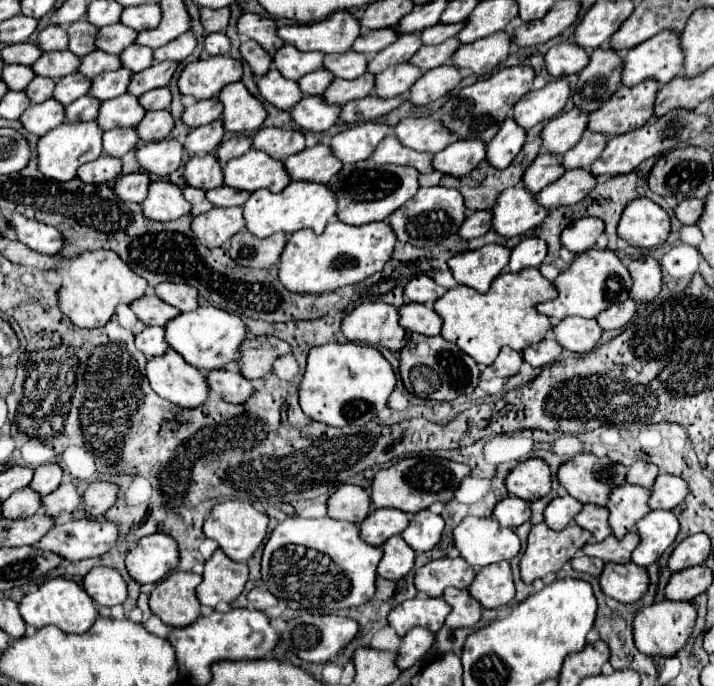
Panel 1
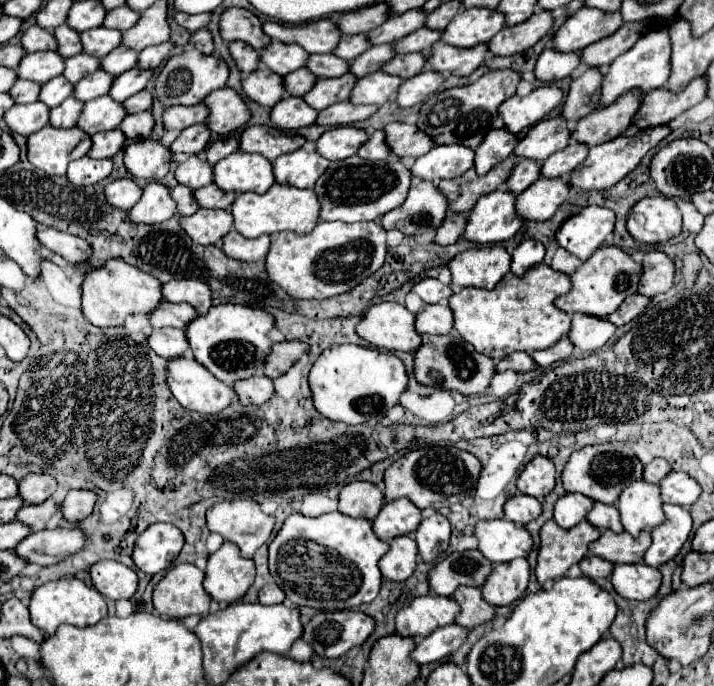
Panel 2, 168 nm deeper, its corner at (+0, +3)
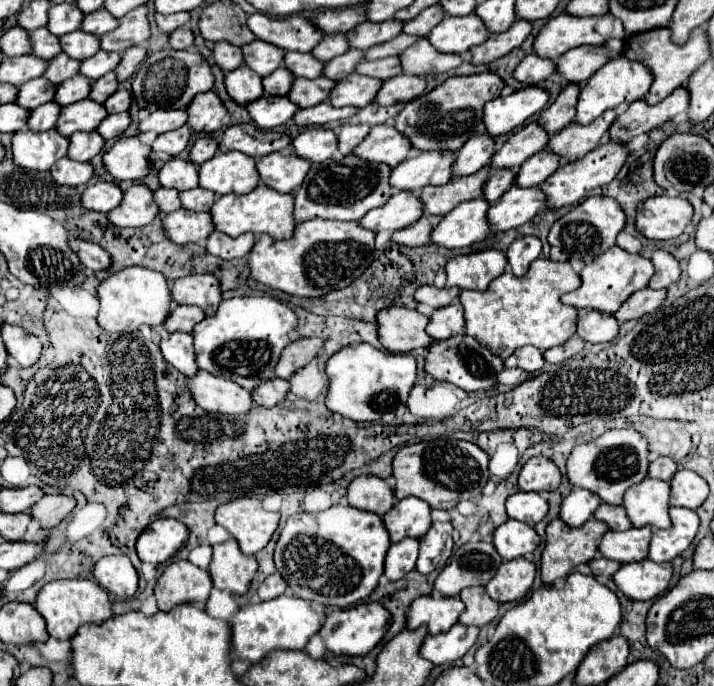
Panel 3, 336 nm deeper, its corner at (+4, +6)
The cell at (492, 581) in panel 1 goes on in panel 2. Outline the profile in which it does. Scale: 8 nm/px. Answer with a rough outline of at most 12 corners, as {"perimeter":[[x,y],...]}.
{"perimeter":[[515,558],[493,566],[483,600],[507,606],[529,582],[529,564]]}

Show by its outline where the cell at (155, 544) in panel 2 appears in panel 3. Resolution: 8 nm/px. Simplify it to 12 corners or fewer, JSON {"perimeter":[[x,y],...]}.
{"perimeter":[[159,517],[137,539],[137,555],[153,565],[171,561],[189,531]]}

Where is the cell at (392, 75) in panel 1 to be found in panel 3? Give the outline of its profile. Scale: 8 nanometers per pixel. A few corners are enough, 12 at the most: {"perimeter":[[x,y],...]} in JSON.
{"perimeter":[[359,73],[335,83],[333,107],[365,107],[381,79]]}

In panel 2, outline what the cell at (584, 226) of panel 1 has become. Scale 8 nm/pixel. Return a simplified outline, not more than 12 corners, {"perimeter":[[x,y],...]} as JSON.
{"perimeter":[[587,206],[563,222],[557,242],[579,260],[605,244],[615,214]]}

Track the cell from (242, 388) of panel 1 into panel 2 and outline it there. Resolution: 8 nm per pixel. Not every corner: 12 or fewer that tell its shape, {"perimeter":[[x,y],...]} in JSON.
{"perimeter":[[267,376],[233,384],[241,404],[263,404],[273,396]]}

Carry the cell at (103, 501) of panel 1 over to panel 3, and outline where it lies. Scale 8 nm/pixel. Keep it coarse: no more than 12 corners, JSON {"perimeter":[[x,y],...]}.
{"perimeter":[[45,495],[29,515],[55,527],[75,507],[65,495]]}

